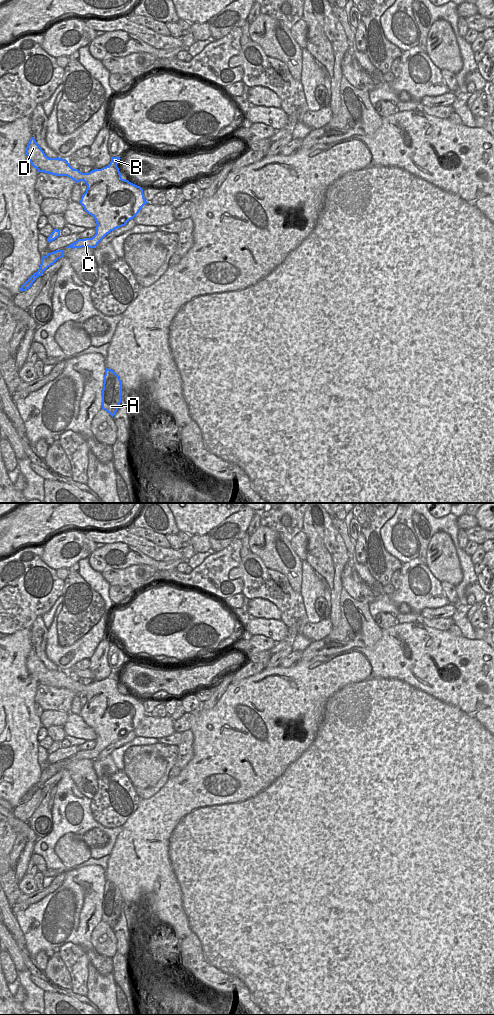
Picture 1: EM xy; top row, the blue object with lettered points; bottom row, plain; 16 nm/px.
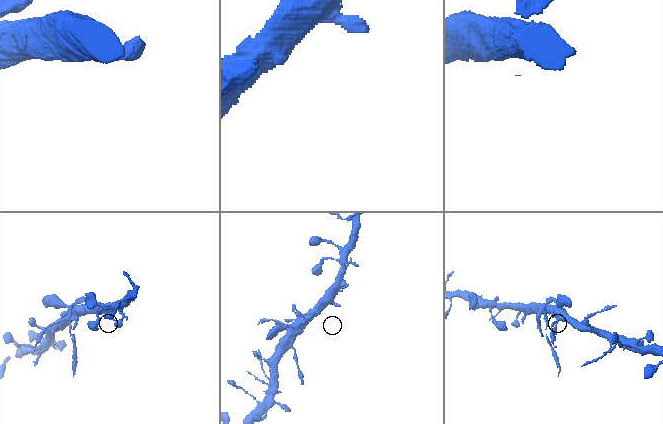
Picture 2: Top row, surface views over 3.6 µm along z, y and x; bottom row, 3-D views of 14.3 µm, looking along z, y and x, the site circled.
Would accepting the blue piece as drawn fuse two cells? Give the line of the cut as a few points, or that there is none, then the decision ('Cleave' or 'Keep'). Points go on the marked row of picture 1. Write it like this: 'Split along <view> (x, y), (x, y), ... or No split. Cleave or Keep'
Split along xy (108, 165), (116, 166). Cleave.

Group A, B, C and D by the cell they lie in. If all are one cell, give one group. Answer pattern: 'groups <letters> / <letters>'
groups A B / C D

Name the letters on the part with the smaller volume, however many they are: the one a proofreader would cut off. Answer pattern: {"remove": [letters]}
{"remove": ["A", "B"]}

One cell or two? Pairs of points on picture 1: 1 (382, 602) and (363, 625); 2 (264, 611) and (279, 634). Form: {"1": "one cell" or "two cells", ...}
{"1": "two cells", "2": "two cells"}

